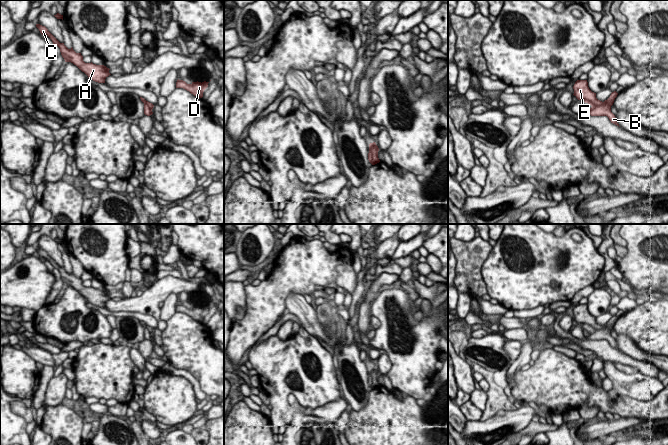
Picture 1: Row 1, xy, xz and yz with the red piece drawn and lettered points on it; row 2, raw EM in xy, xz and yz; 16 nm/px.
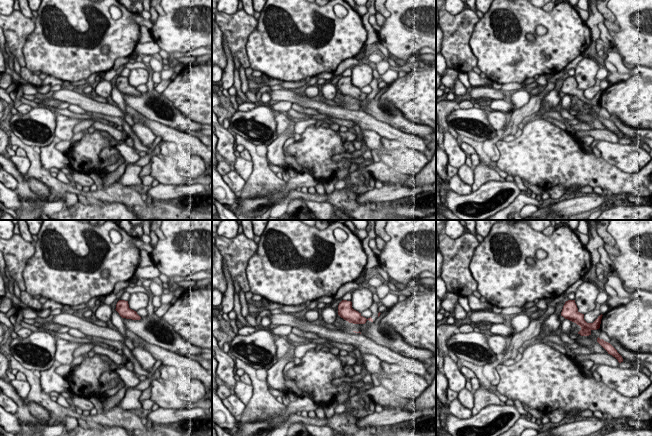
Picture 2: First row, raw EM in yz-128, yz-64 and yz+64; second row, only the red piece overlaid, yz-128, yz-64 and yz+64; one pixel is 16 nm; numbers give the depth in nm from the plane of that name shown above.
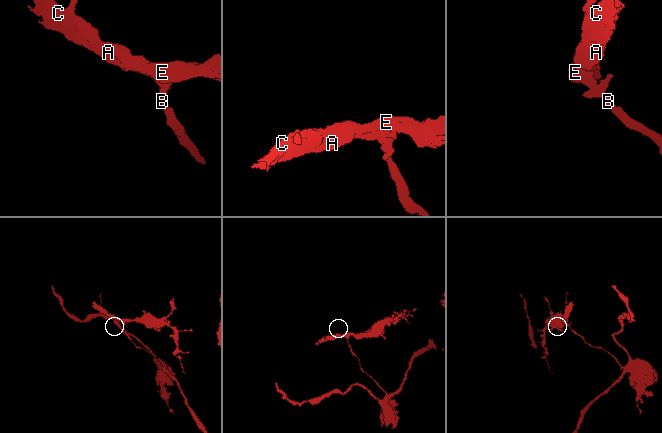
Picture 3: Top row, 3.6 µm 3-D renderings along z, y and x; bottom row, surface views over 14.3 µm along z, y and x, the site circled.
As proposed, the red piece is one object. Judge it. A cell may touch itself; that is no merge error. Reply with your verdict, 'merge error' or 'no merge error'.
merge error

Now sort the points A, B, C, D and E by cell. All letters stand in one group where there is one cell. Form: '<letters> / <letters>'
A C D E / B

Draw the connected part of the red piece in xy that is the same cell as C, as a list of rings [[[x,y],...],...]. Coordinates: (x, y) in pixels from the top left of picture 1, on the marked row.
[[[36,24],[36,27],[39,29],[40,33],[43,36],[48,36],[53,44],[57,45],[60,48],[60,52],[65,62],[71,62],[76,65],[82,72],[84,72],[88,78],[98,83],[105,83],[105,79],[111,75],[109,73],[109,68],[104,65],[96,65],[91,63],[85,63],[83,61],[83,56],[81,53],[76,53],[71,47],[68,49],[64,43],[60,43],[45,26]]]

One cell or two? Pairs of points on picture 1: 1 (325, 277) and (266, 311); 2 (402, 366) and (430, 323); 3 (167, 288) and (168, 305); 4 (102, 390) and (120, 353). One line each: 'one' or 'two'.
1: one
2: one
3: two
4: one

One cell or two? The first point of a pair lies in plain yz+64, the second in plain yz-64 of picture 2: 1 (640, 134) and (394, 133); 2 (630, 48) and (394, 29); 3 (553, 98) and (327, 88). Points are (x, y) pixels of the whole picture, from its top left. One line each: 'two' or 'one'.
1: two
2: one
3: one

